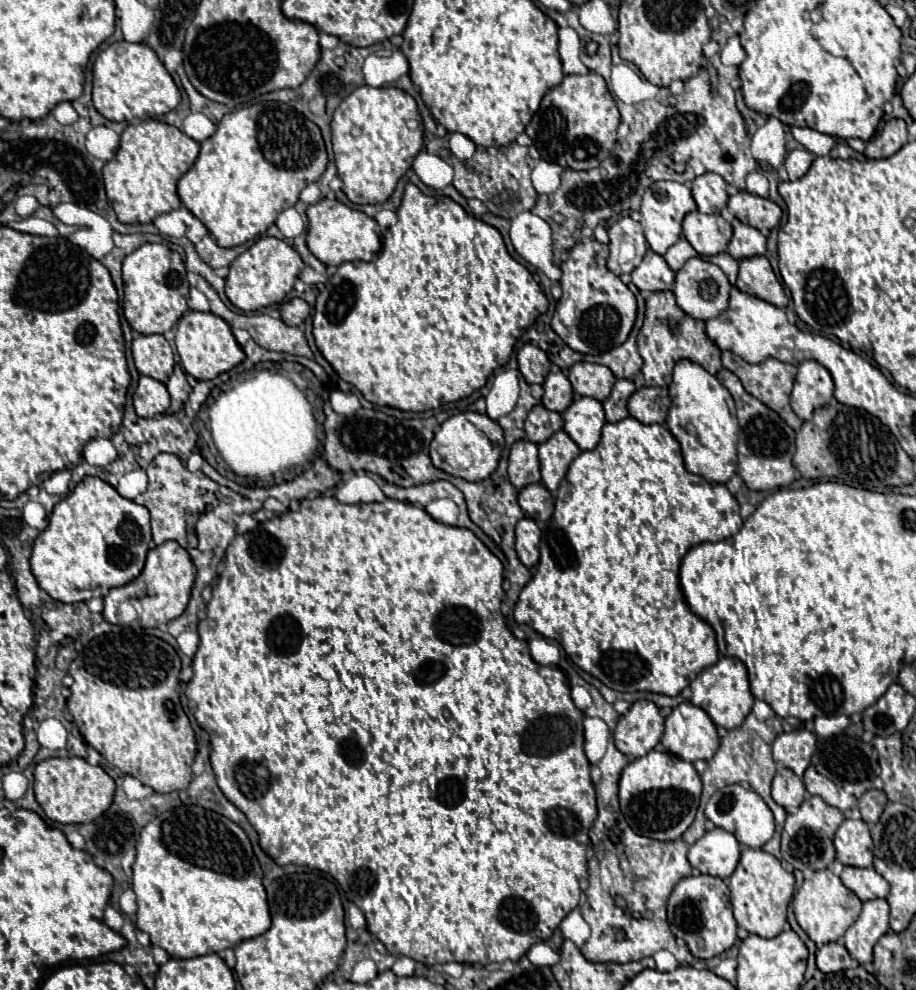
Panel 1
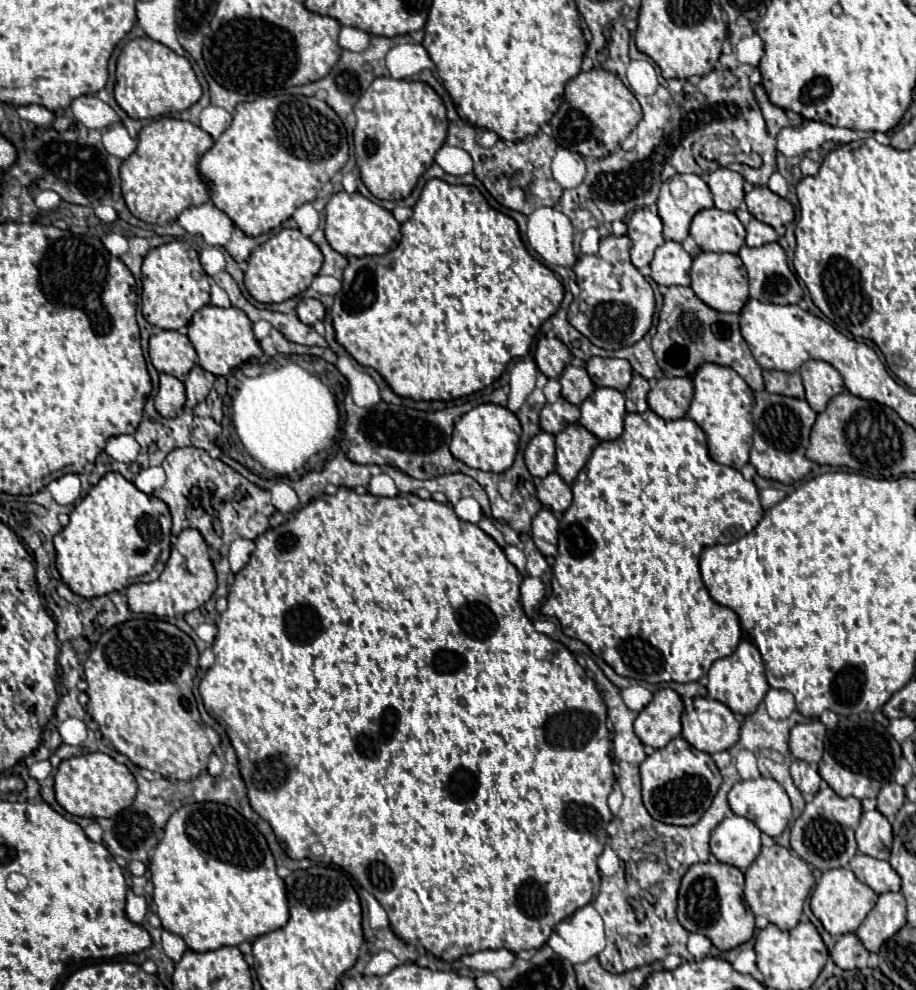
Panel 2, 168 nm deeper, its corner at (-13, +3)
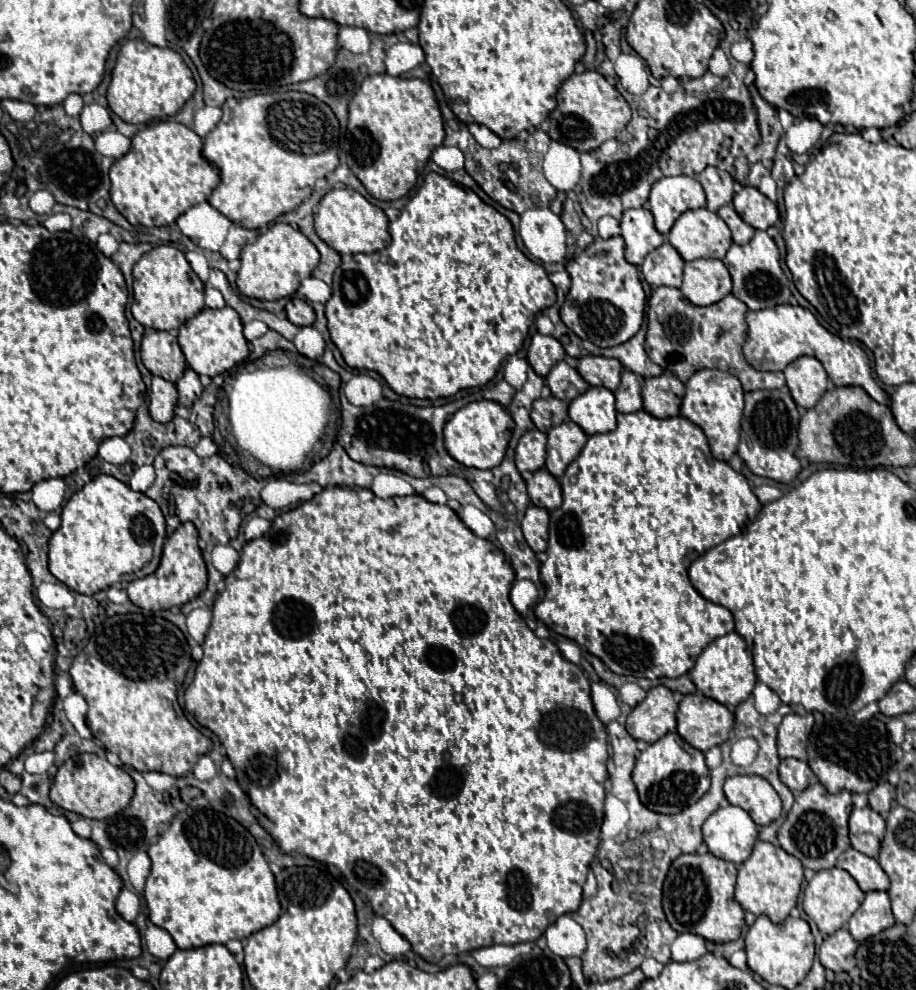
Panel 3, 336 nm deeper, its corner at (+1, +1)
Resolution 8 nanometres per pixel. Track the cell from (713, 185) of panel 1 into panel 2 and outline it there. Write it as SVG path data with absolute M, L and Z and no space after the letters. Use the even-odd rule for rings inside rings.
M718 168L708 176L708 188L714 196L714 206L718 210L734 212L744 202L744 190L742 190L744 178L738 172L732 172L728 168Z

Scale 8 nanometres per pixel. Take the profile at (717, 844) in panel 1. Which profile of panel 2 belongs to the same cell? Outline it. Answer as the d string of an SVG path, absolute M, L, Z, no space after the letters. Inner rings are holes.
M726 816L710 836L716 860L746 870L760 852L760 830L742 816Z

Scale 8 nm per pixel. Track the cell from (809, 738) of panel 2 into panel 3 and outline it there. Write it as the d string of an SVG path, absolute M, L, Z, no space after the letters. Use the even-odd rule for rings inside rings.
M788 714L778 726L778 756L806 760L806 740L814 726L812 714Z

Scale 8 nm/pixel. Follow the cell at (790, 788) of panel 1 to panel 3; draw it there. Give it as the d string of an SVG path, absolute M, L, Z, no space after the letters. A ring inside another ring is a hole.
M784 758L784 760L780 760L780 780L792 792L798 792L798 790L804 790L814 780L814 772L802 760Z

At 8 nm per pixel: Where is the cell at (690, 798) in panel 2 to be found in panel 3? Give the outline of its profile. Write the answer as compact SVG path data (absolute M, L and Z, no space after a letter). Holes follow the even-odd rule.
M670 732L658 742L650 744L636 760L632 778L638 788L642 804L660 814L682 812L684 808L690 806L692 794L696 802L710 788L710 770L704 762L704 754L692 748L678 732Z

